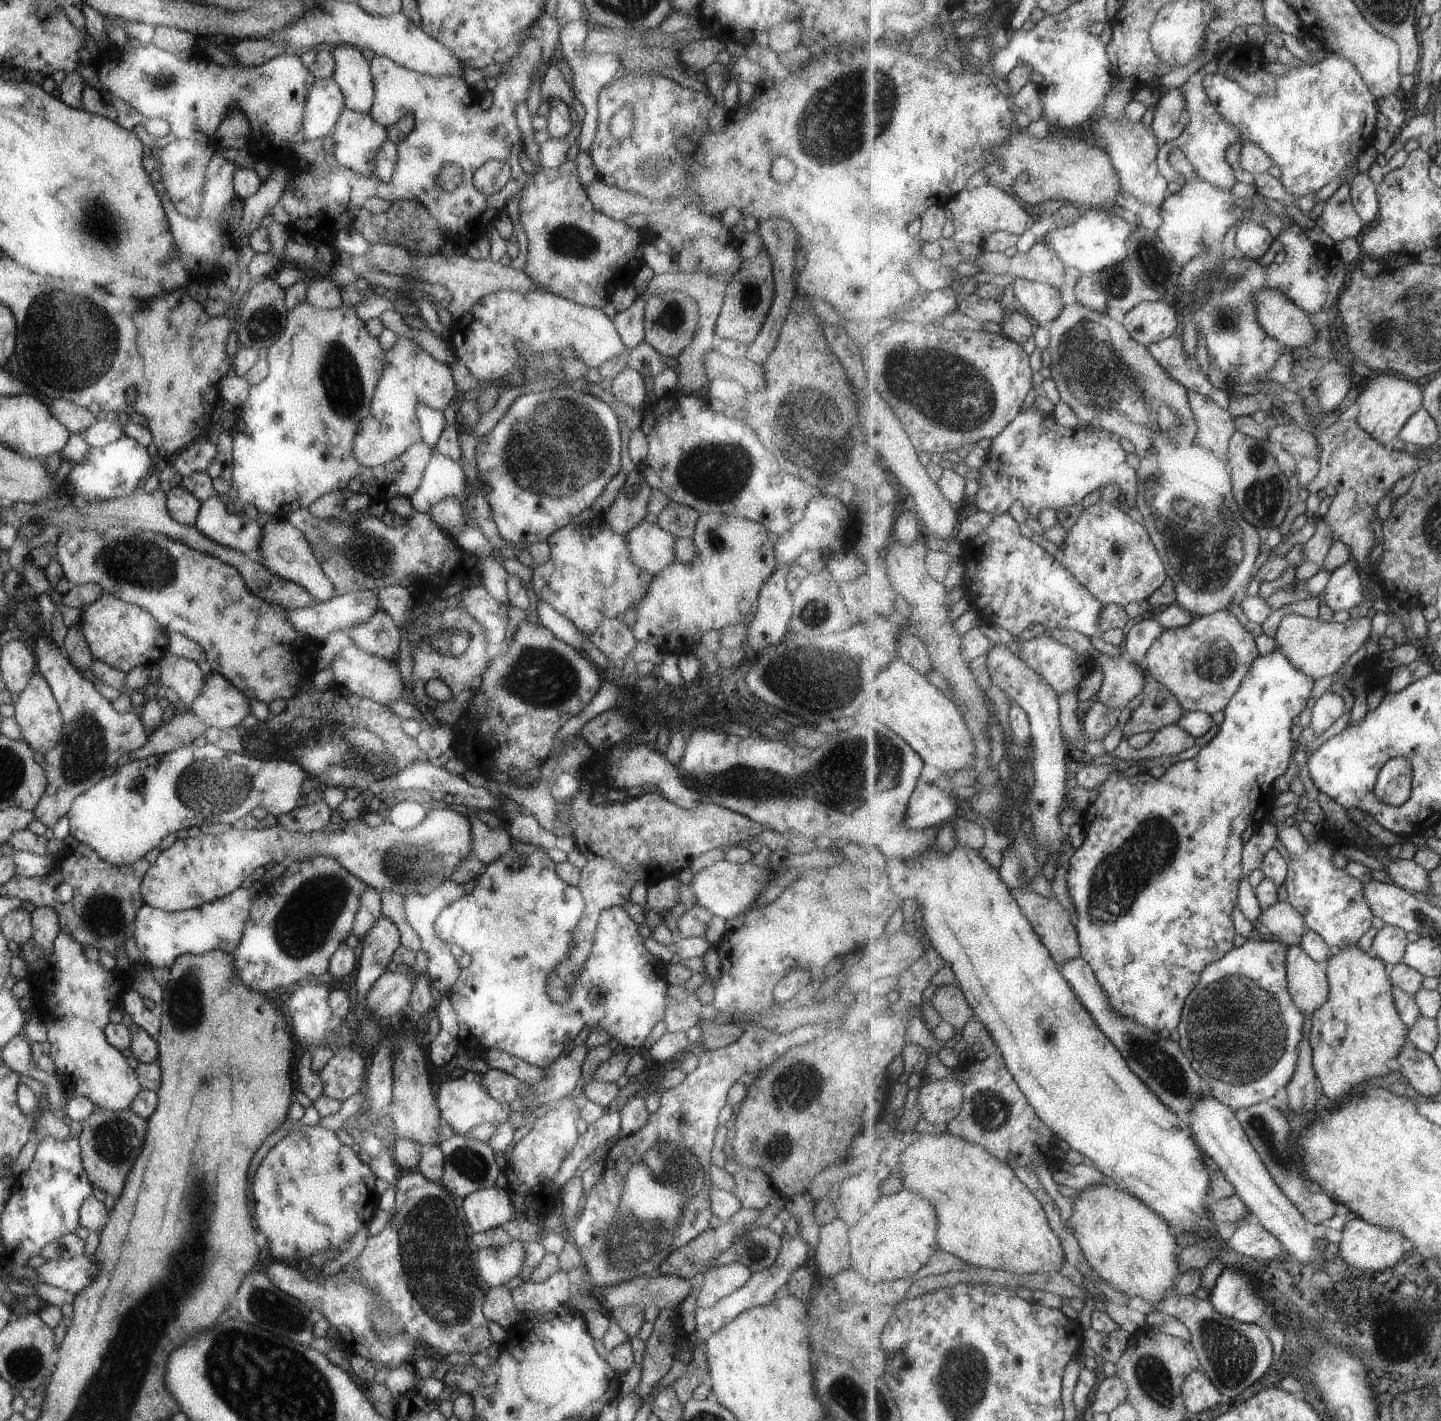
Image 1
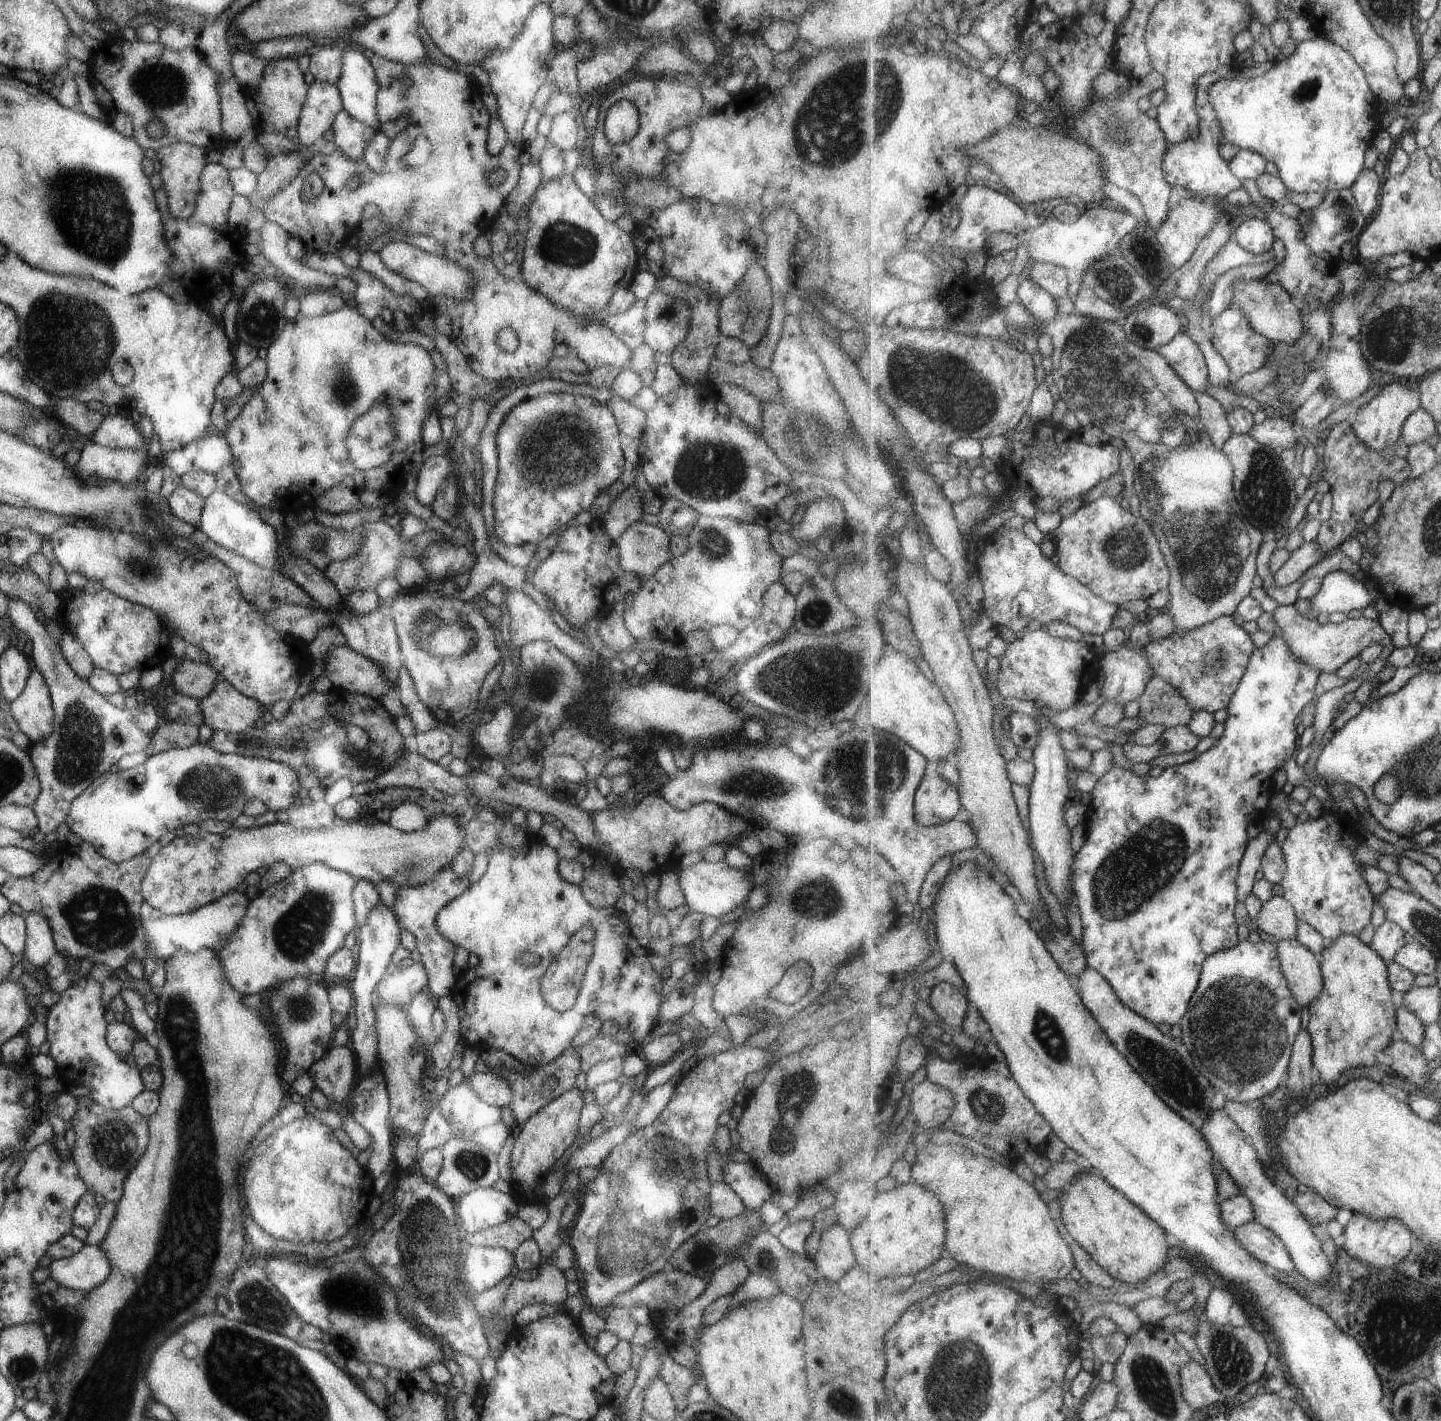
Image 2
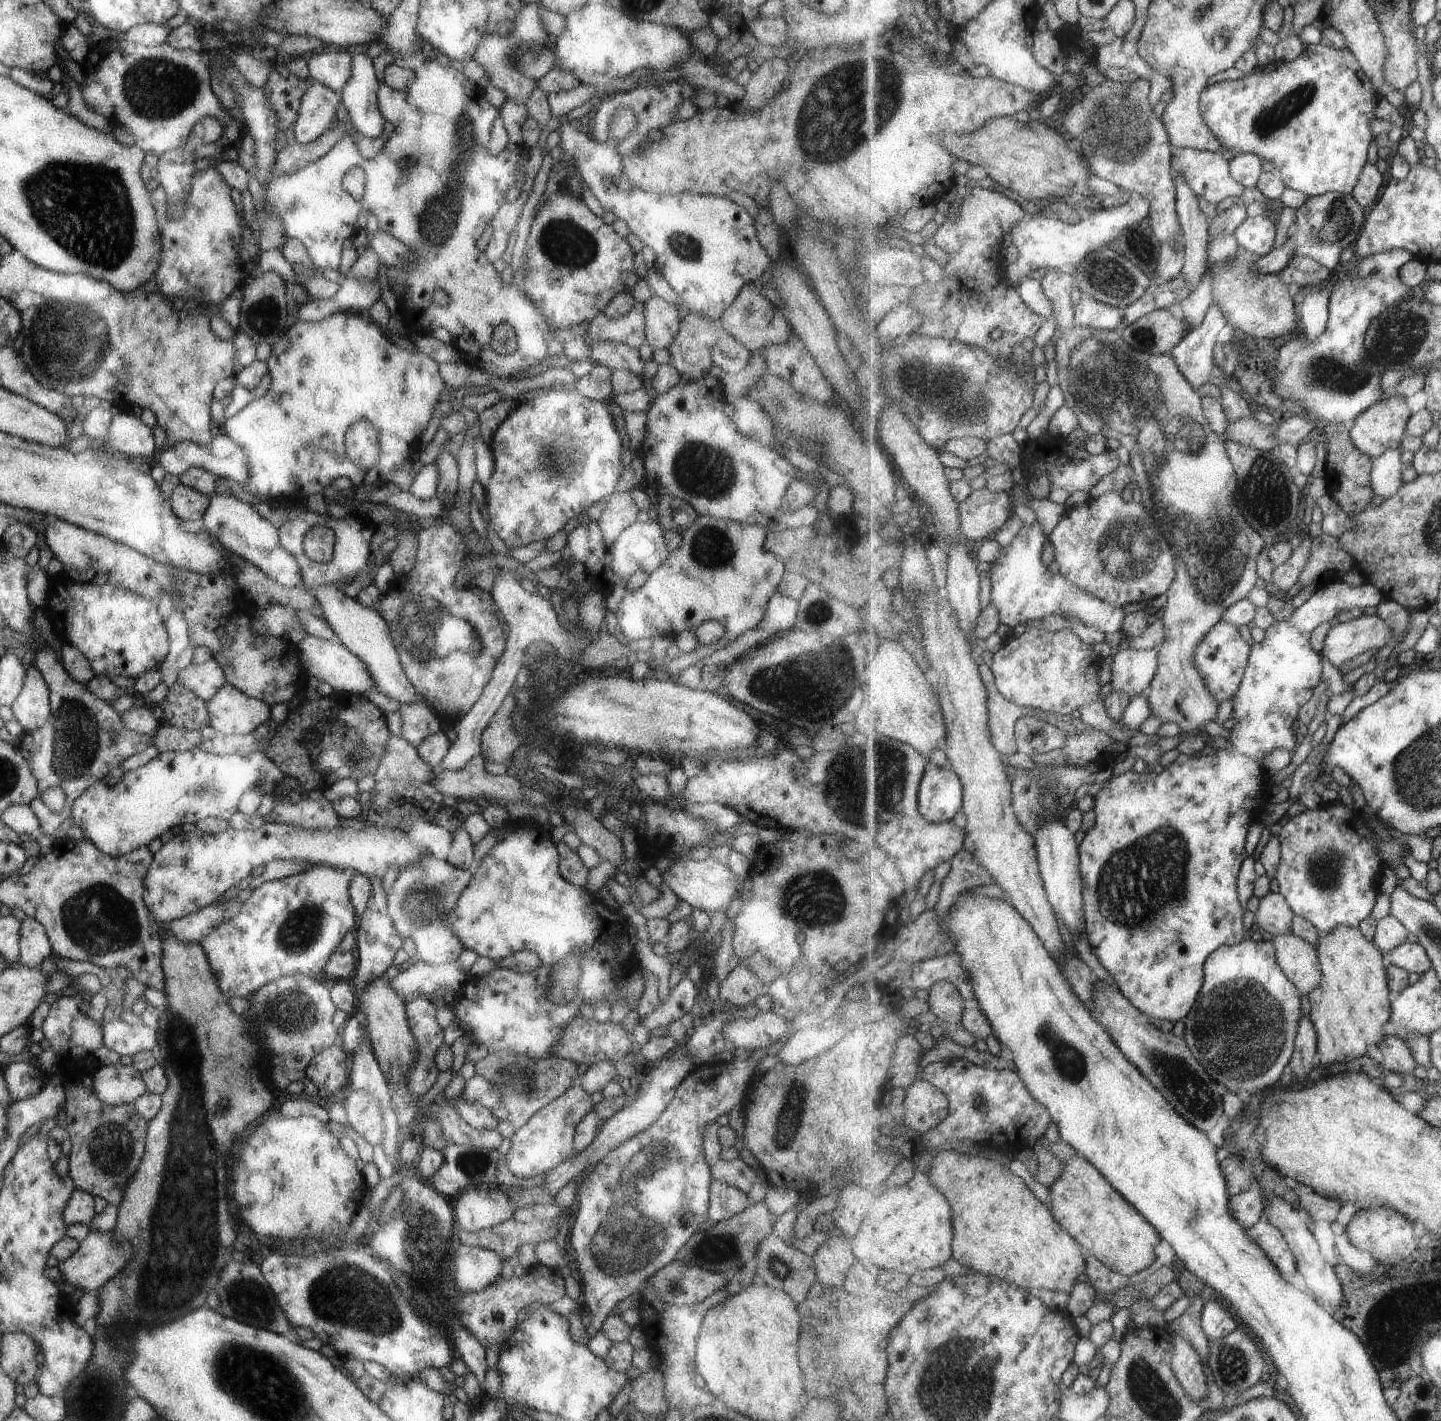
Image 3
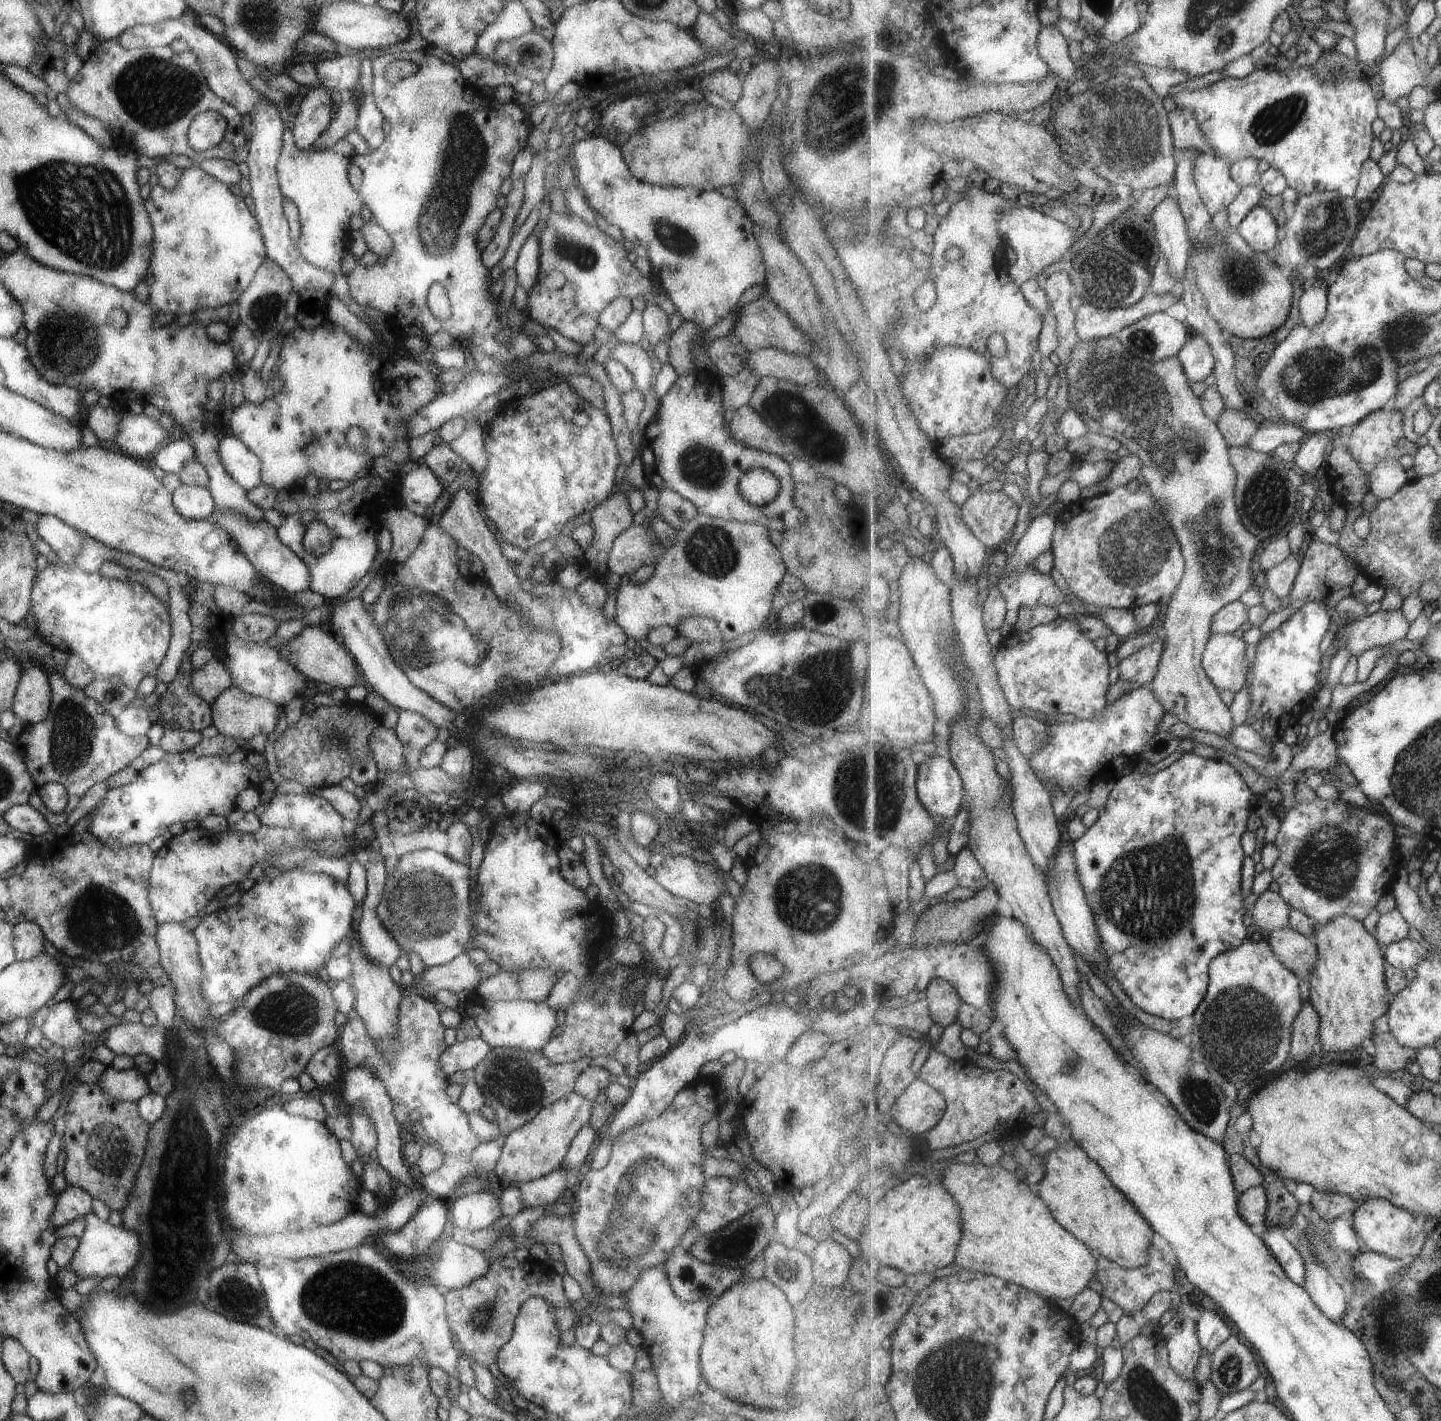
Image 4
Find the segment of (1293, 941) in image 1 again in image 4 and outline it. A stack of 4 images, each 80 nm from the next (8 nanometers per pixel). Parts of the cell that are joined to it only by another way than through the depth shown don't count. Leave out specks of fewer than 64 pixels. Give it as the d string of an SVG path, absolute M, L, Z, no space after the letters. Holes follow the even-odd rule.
M1267 891L1257 898L1252 908L1254 922L1271 933L1290 926L1292 907L1279 892Z

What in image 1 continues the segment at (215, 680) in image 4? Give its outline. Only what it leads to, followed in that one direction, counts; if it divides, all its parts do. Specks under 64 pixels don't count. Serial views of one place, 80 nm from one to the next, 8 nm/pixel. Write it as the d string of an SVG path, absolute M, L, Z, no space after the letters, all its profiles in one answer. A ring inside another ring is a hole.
M165 653L157 662L158 684L171 688L179 698L179 704L189 705L197 696L206 669L192 660Z

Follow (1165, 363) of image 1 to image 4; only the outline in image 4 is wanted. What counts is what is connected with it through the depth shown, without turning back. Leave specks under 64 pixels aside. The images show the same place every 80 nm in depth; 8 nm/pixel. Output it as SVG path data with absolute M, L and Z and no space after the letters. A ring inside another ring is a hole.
M1197 332L1191 334L1188 343L1180 350L1178 357L1191 383L1203 382L1214 374L1216 358L1211 343Z

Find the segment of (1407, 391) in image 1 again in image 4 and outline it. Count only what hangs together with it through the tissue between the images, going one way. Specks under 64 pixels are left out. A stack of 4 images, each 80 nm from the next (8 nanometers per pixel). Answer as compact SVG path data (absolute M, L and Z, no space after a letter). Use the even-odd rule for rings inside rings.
M1390 405L1385 409L1372 412L1367 418L1353 426L1349 433L1347 439L1352 455L1368 469L1390 458L1398 459L1405 454L1413 456L1420 448L1414 442L1407 440L1403 426L1405 426L1403 409L1395 409L1394 405Z

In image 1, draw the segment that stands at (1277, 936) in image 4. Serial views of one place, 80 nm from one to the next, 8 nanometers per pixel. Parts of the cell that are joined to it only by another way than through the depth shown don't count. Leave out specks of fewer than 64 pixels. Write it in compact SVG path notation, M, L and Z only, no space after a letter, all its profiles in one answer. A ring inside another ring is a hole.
M1288 946L1287 970L1290 991L1304 1015L1312 1016L1329 1002L1330 979L1327 964L1317 962L1303 947Z

